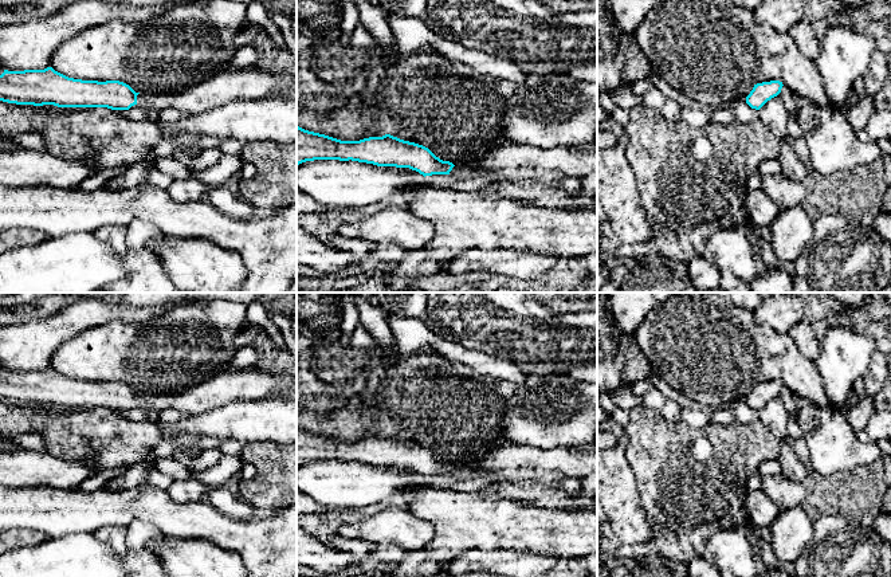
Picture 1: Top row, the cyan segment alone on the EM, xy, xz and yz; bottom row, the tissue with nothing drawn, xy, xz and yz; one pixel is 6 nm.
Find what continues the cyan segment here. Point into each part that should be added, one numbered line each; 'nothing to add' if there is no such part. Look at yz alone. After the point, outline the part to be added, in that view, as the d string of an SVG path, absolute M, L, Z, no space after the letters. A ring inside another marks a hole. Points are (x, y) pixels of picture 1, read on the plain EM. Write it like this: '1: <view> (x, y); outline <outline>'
nothing to add

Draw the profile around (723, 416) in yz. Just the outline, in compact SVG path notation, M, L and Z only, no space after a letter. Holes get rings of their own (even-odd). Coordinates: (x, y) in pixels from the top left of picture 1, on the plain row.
M723 407L710 412L711 424L729 425L735 423L735 415L733 407Z

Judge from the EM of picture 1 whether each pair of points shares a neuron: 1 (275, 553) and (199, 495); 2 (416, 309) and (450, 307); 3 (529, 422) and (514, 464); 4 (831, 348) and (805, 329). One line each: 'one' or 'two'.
1: two
2: two
3: two
4: two

